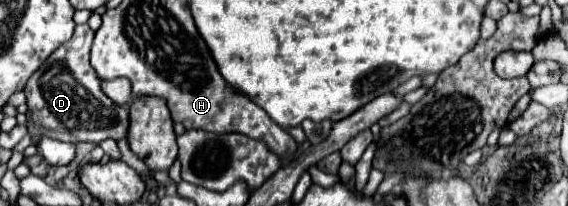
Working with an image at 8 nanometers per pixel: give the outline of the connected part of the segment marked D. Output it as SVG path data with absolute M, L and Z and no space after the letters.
M88 24L76 26L74 36L36 70L36 74L28 80L26 106L28 120L26 128L32 136L32 142L38 146L44 136L60 140L60 142L94 142L100 144L108 138L122 140L128 138L130 114L126 106L112 102L100 88L100 78L90 66L90 46L92 46L94 30Z

